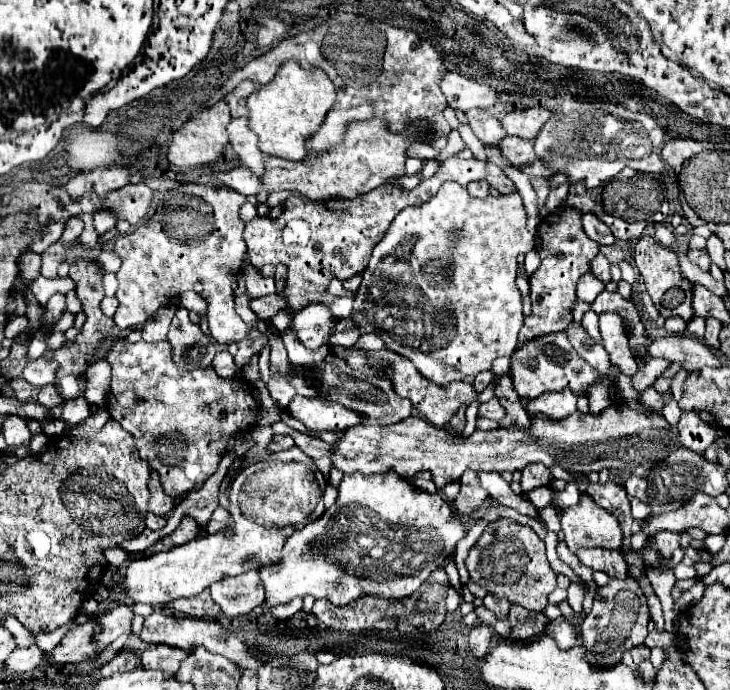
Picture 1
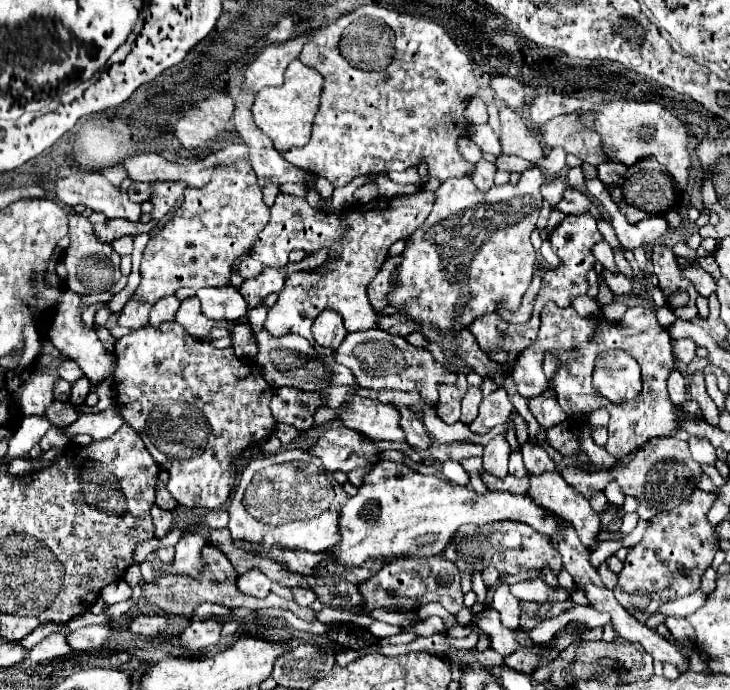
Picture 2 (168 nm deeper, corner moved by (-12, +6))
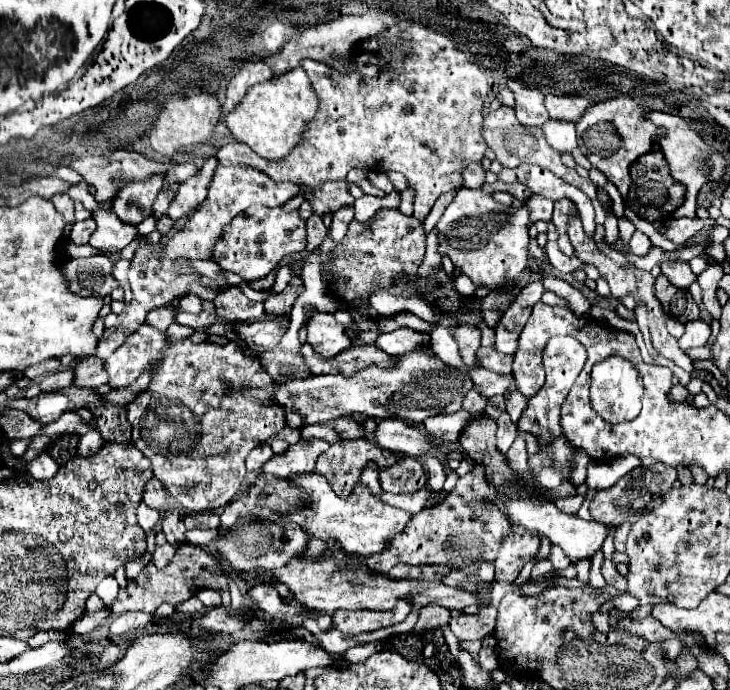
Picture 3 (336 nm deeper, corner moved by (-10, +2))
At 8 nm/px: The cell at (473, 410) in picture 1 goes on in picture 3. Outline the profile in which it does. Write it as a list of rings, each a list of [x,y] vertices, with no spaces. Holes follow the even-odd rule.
[[[482,367],[466,369],[466,371],[472,377],[474,385],[480,389],[480,393],[484,393],[486,397],[504,395],[506,391],[510,391],[510,377],[506,377],[506,375],[498,375],[494,371],[488,371]]]

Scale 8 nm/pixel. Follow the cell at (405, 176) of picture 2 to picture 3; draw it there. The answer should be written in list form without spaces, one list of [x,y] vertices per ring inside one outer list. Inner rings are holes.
[[[370,171],[368,173],[368,181],[376,187],[376,189],[382,189],[384,193],[390,193],[394,189],[394,185],[388,181],[388,177],[384,173],[376,173],[376,171]]]

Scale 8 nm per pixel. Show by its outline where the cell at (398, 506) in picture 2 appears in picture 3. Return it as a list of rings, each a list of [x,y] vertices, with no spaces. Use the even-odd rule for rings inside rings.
[[[500,499],[498,507],[508,515],[508,519],[512,523],[518,523],[526,529],[532,529],[532,531],[538,531],[540,535],[550,537],[552,543],[556,543],[564,549],[564,553],[568,555],[568,559],[572,563],[576,563],[578,559],[586,559],[586,557],[592,559],[594,553],[602,549],[602,543],[608,537],[606,525],[602,525],[598,521],[584,521],[578,515],[566,515],[566,513],[558,511],[554,503],[530,503],[528,499],[512,499],[508,505],[504,505]]]

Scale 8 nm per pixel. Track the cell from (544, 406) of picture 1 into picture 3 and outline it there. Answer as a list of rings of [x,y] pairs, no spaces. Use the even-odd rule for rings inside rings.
[[[554,337],[546,345],[546,349],[544,349],[546,383],[534,397],[528,399],[528,407],[526,407],[526,411],[522,413],[522,417],[518,421],[518,431],[534,433],[536,437],[542,439],[540,447],[546,447],[548,443],[552,443],[554,439],[558,439],[562,435],[562,429],[560,429],[560,405],[564,403],[564,397],[568,395],[570,387],[574,385],[576,377],[580,375],[580,371],[584,367],[584,361],[586,361],[586,349],[574,337]]]

